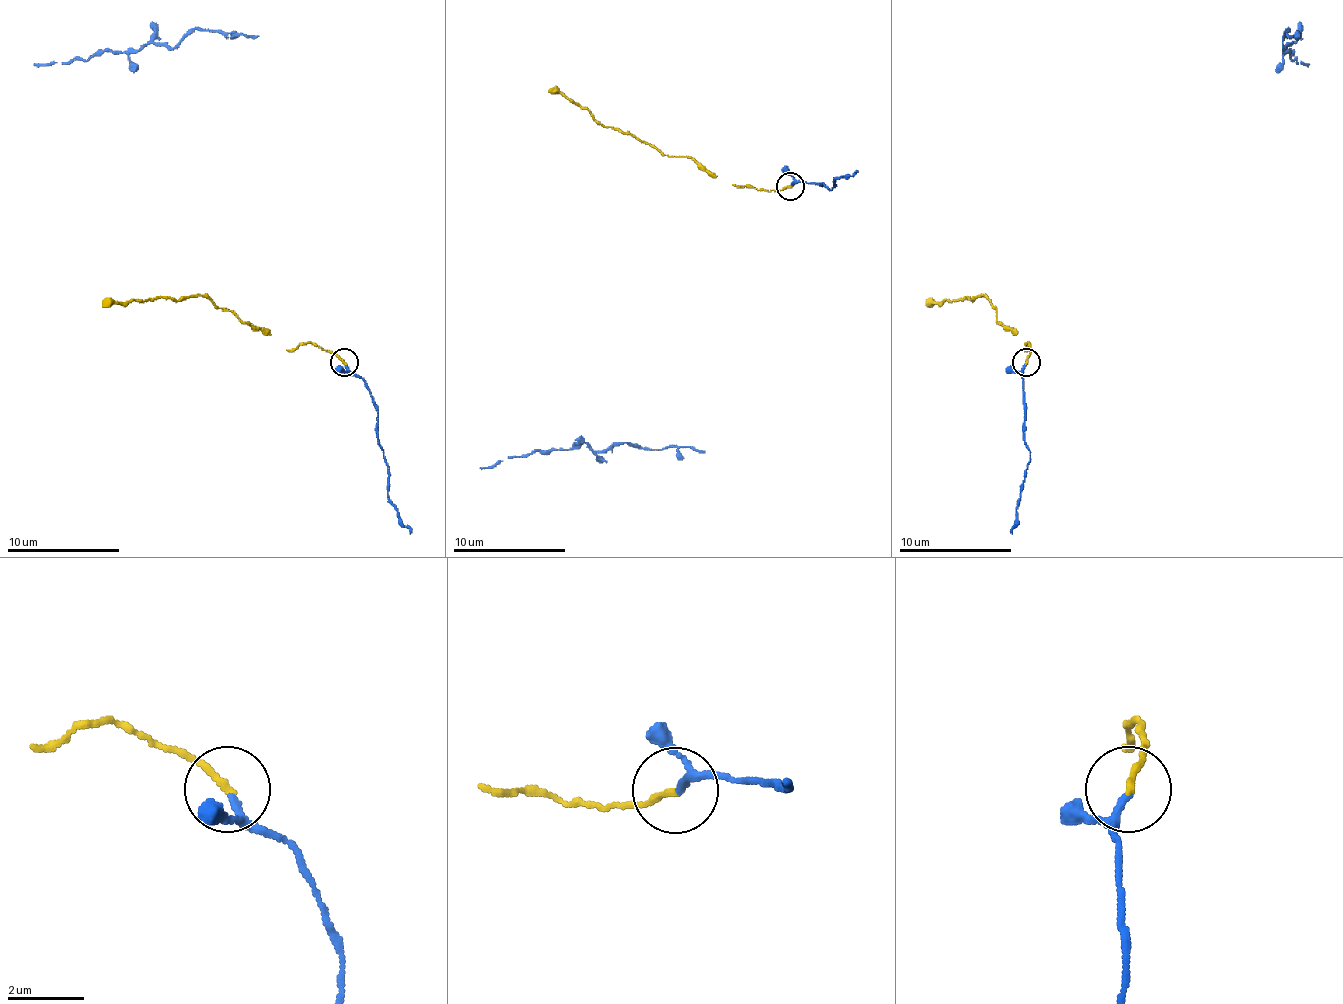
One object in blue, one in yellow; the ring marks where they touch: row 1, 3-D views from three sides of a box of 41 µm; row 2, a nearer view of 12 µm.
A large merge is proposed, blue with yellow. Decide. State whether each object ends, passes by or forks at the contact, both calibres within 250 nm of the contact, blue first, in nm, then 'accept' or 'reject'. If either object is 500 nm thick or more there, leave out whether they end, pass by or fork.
blue passes by | yellow ends | 130/190 nm | accept

